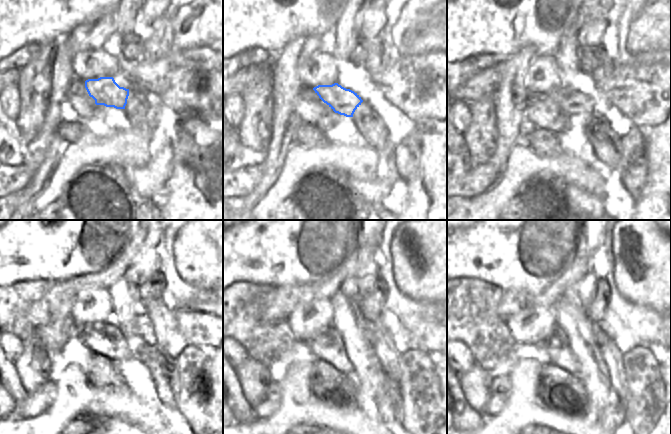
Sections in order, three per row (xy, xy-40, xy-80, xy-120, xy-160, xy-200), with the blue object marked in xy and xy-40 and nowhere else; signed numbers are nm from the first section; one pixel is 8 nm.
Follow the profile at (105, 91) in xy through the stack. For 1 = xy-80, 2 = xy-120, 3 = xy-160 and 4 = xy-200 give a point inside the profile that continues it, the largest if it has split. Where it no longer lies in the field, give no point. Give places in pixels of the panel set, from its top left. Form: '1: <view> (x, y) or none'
1: xy-80 (572, 102)
2: xy-120 (141, 326)
3: xy-160 (370, 326)
4: xy-200 (600, 337)

